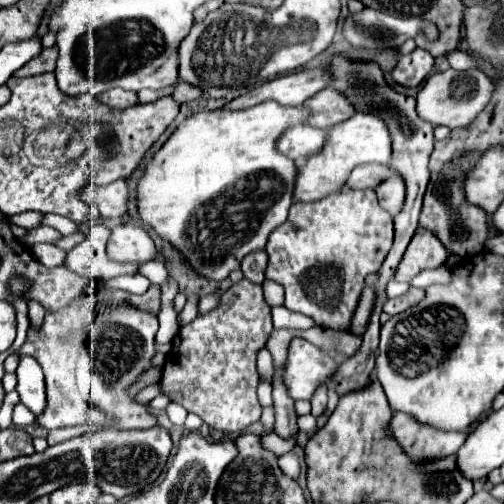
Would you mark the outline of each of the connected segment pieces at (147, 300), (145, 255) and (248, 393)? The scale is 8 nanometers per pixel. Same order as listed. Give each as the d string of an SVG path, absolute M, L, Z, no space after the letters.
M88 281L86 291L80 293L68 307L62 307L60 311L46 311L44 323L38 329L36 327L28 329L28 337L26 337L20 353L34 357L42 365L44 375L46 375L46 409L36 419L36 423L40 427L44 427L48 431L60 429L60 427L70 427L70 425L82 425L82 423L92 423L96 427L104 427L104 423L108 421L106 415L102 415L100 411L96 411L82 399L76 383L72 383L72 373L76 371L78 355L88 347L90 329L98 315L98 309L110 307L110 305L120 305L124 301L128 301L136 309L152 311L154 315L158 315L160 313L160 287L152 285L144 295L130 295L120 289L104 289L98 281Z
M126 223L112 227L106 253L118 263L148 263L156 257L156 245L142 227Z
M246 279L238 281L220 295L216 309L196 317L178 331L166 357L160 393L186 407L186 411L196 413L208 427L224 433L244 431L262 413L256 397L256 357L272 329L270 307L262 297L262 287Z

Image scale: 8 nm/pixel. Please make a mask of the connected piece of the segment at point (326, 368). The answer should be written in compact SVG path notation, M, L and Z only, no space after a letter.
M292 339L284 363L284 385L292 399L310 399L320 383L328 383L336 361L306 339Z

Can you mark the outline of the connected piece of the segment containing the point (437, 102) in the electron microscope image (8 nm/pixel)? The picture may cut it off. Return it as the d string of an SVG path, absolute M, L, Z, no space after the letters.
M448 69L444 73L432 73L418 93L420 101L416 103L416 113L420 115L420 119L432 125L446 125L448 129L466 127L486 107L486 103L490 101L492 89L494 89L492 79L478 69L470 69L470 71Z

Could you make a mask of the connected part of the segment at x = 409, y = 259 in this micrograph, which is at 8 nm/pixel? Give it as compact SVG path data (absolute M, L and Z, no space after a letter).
M418 229L400 261L400 267L396 269L394 279L410 283L412 277L418 275L420 271L442 267L446 257L448 257L446 247L440 245L440 241L430 231Z

